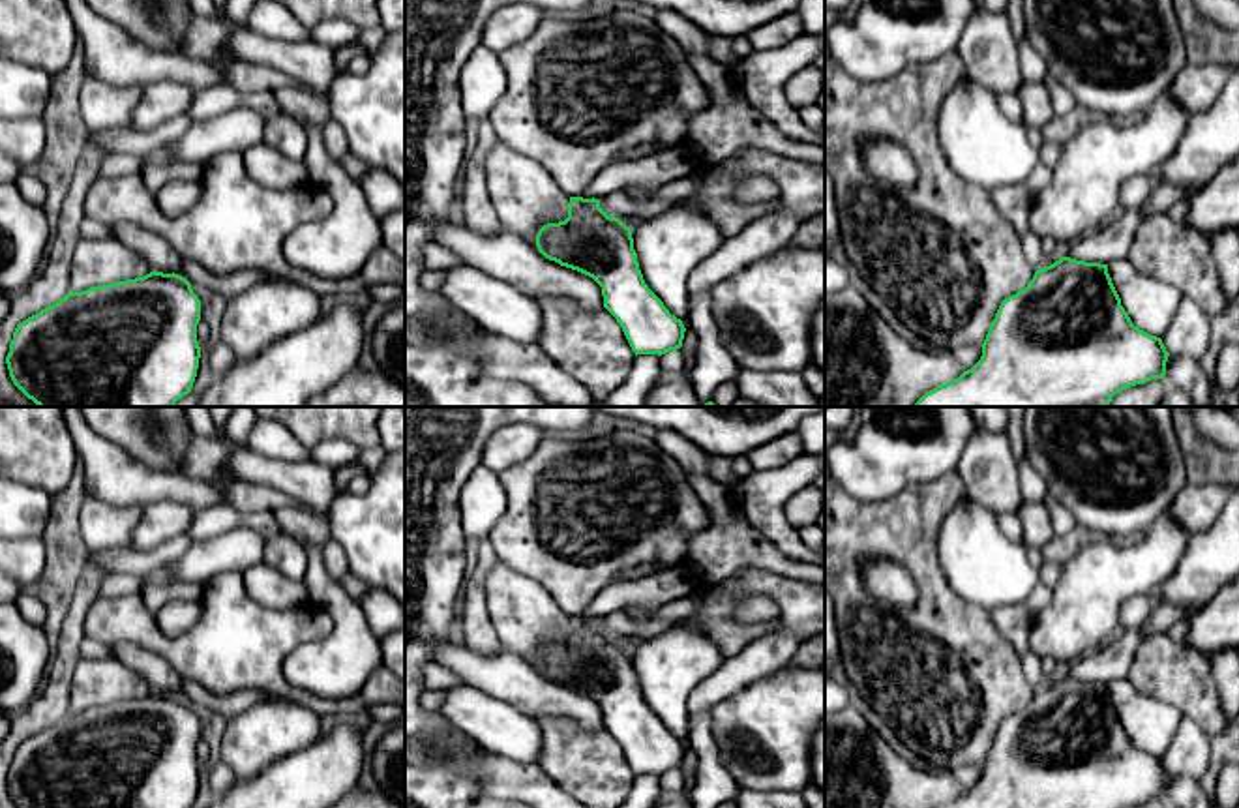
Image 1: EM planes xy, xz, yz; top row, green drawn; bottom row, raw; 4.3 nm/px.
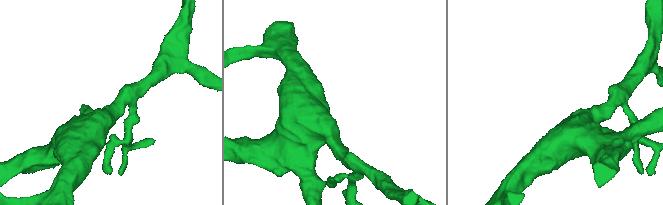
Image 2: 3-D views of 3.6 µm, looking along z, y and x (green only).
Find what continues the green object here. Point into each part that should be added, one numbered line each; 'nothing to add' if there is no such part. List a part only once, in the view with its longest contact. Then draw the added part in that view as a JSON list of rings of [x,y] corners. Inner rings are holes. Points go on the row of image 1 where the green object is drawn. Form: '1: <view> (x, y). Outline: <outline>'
nothing to add

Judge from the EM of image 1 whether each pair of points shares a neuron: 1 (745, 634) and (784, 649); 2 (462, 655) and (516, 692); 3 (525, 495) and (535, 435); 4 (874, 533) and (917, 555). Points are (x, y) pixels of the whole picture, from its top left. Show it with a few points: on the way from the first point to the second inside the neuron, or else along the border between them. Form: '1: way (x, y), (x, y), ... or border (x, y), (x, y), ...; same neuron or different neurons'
1: border (801, 640), (778, 630), (724, 658); different neurons
2: way (475, 668), (503, 679); same neuron
3: border (548, 433), (529, 456), (497, 473); different neurons
4: way (885, 533), (895, 533), (906, 544); same neuron

